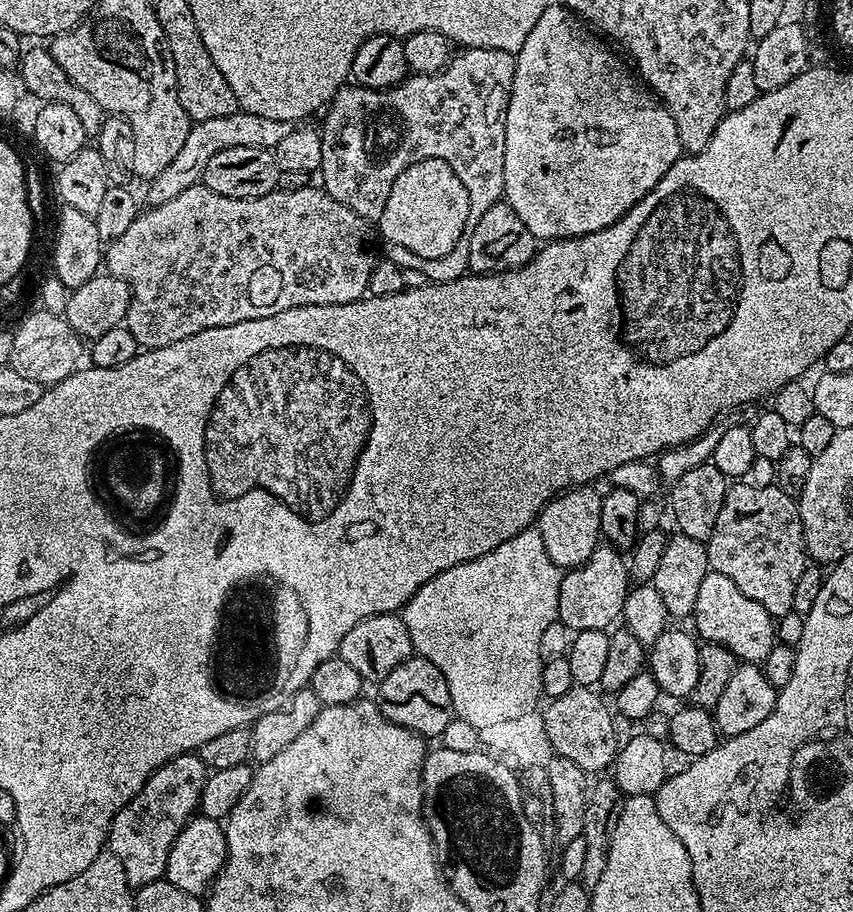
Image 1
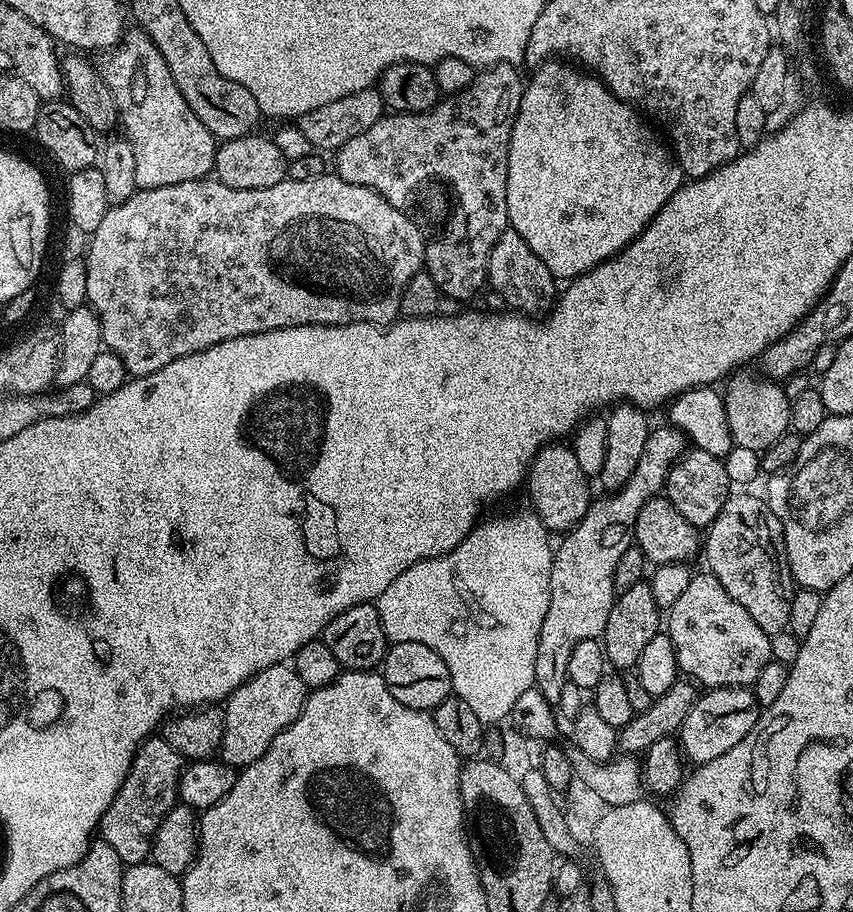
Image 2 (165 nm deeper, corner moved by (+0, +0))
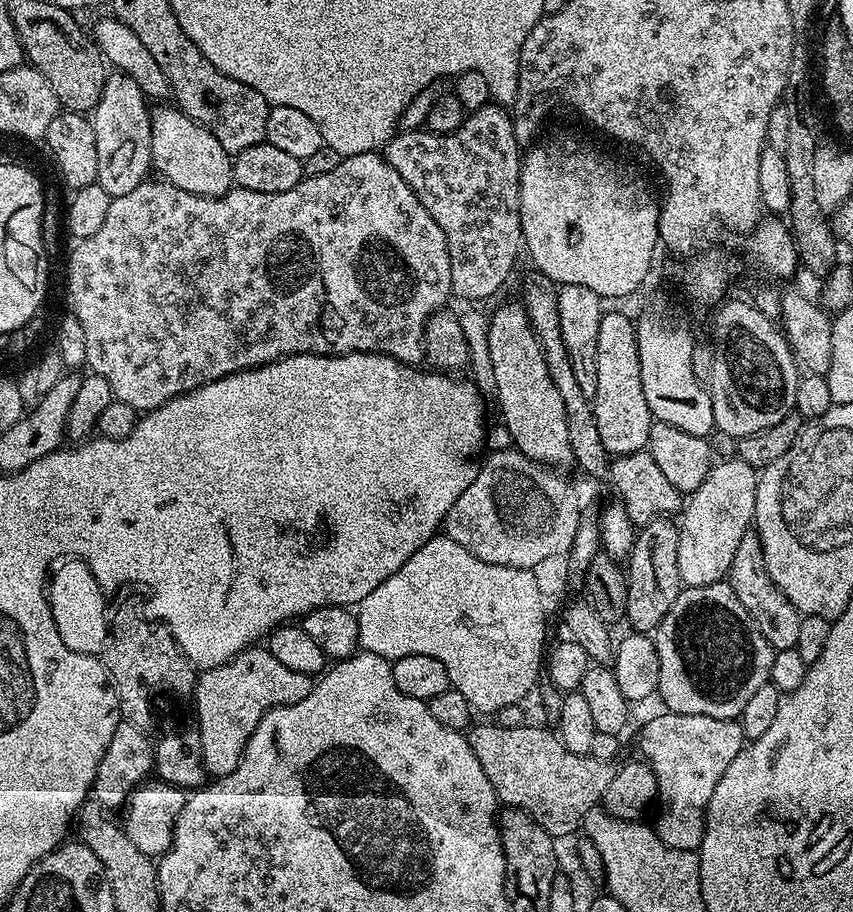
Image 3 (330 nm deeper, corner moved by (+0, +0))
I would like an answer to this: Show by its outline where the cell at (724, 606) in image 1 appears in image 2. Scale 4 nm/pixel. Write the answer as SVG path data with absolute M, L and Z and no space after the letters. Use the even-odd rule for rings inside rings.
M707 570L697 571L690 586L686 586L686 591L678 597L678 602L667 609L666 635L674 642L674 654L681 673L697 685L705 684L703 687L708 690L751 686L762 671L762 666L772 659L770 637L762 630L762 626L758 626L758 622L746 614L745 608L738 606L738 602L734 602L734 598L722 590L722 582L718 582L718 578Z

